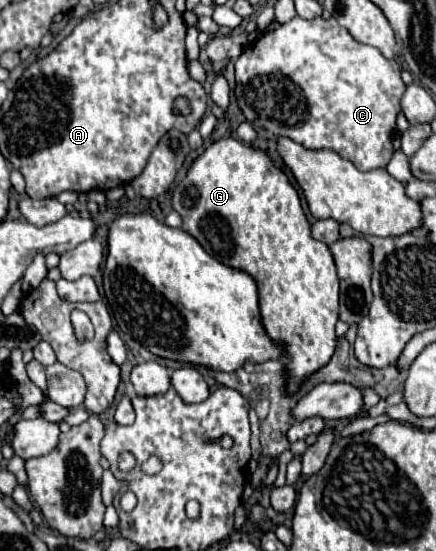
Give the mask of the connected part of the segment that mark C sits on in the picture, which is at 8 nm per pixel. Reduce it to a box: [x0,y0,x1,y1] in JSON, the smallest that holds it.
[234,17,406,171]

